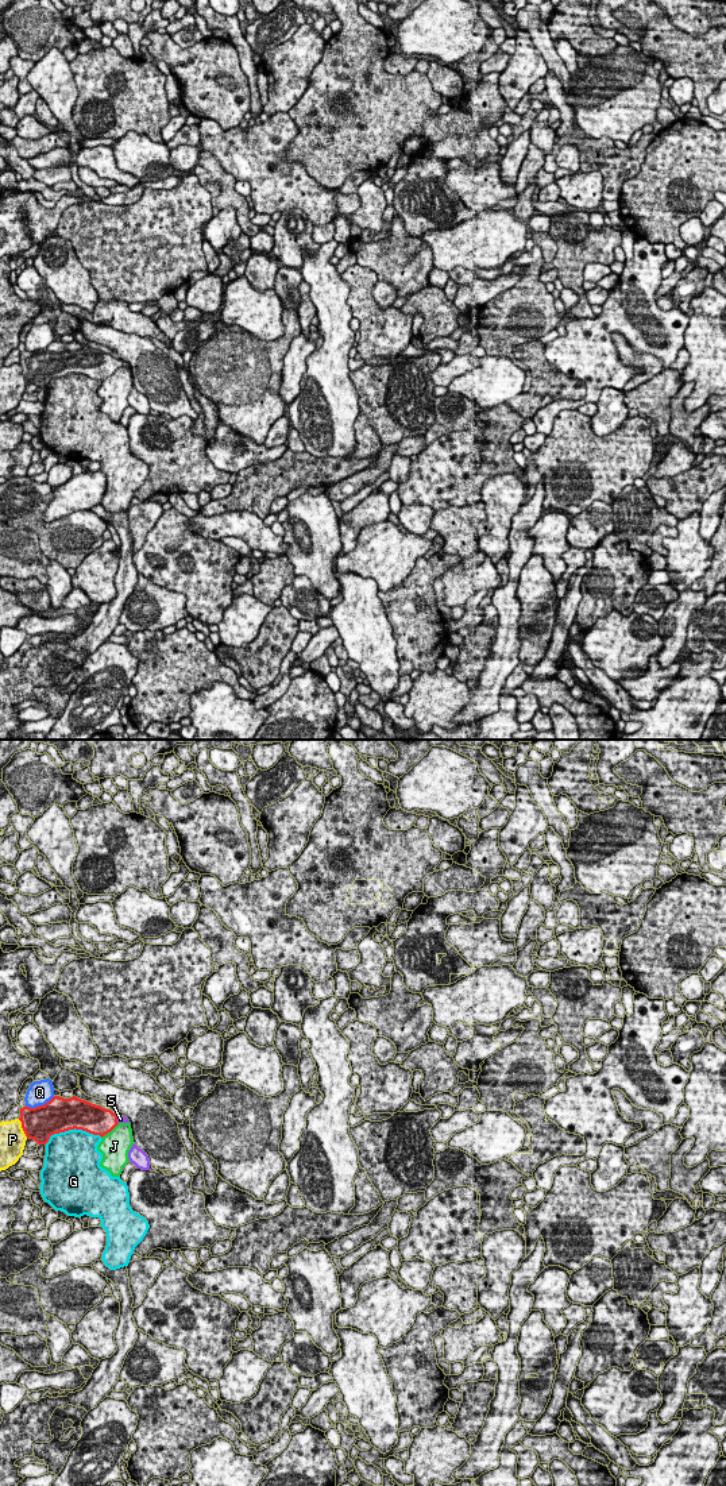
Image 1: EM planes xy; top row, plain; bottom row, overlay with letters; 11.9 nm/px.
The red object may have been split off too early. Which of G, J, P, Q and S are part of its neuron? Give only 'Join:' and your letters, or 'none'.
Join: S

